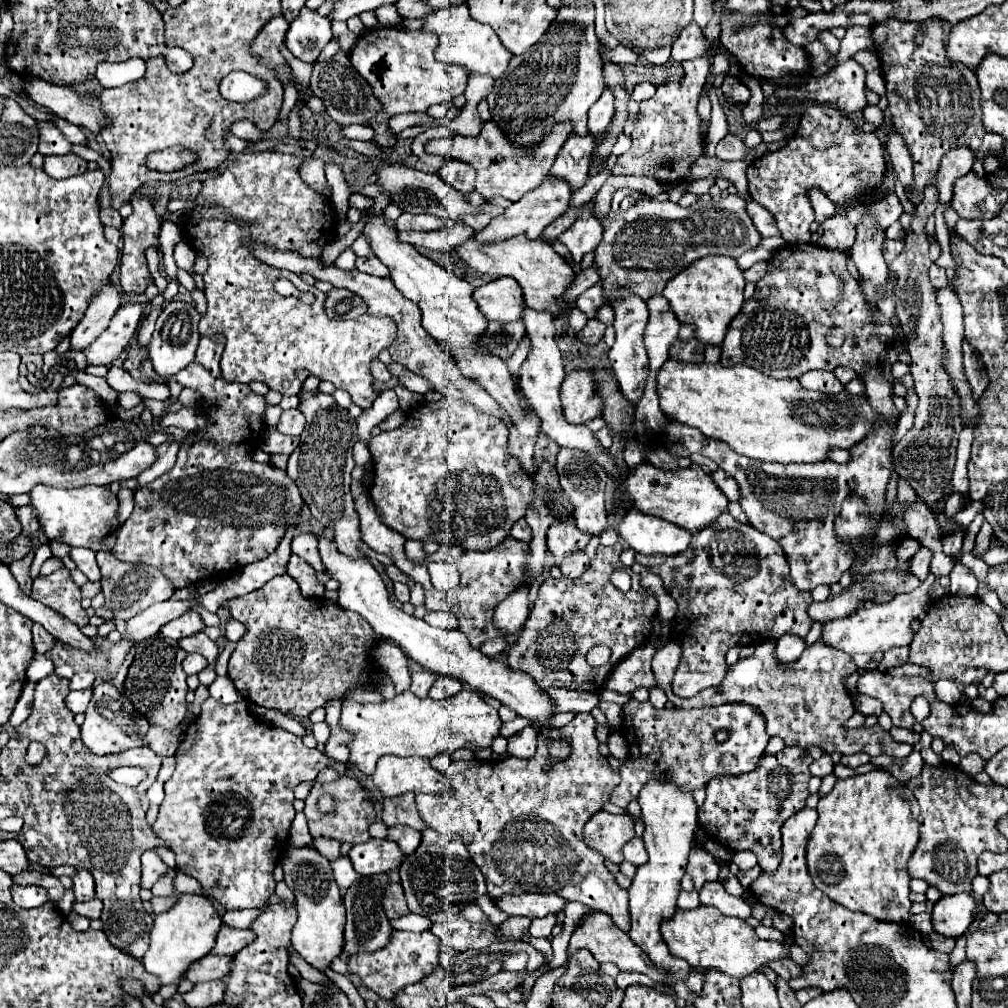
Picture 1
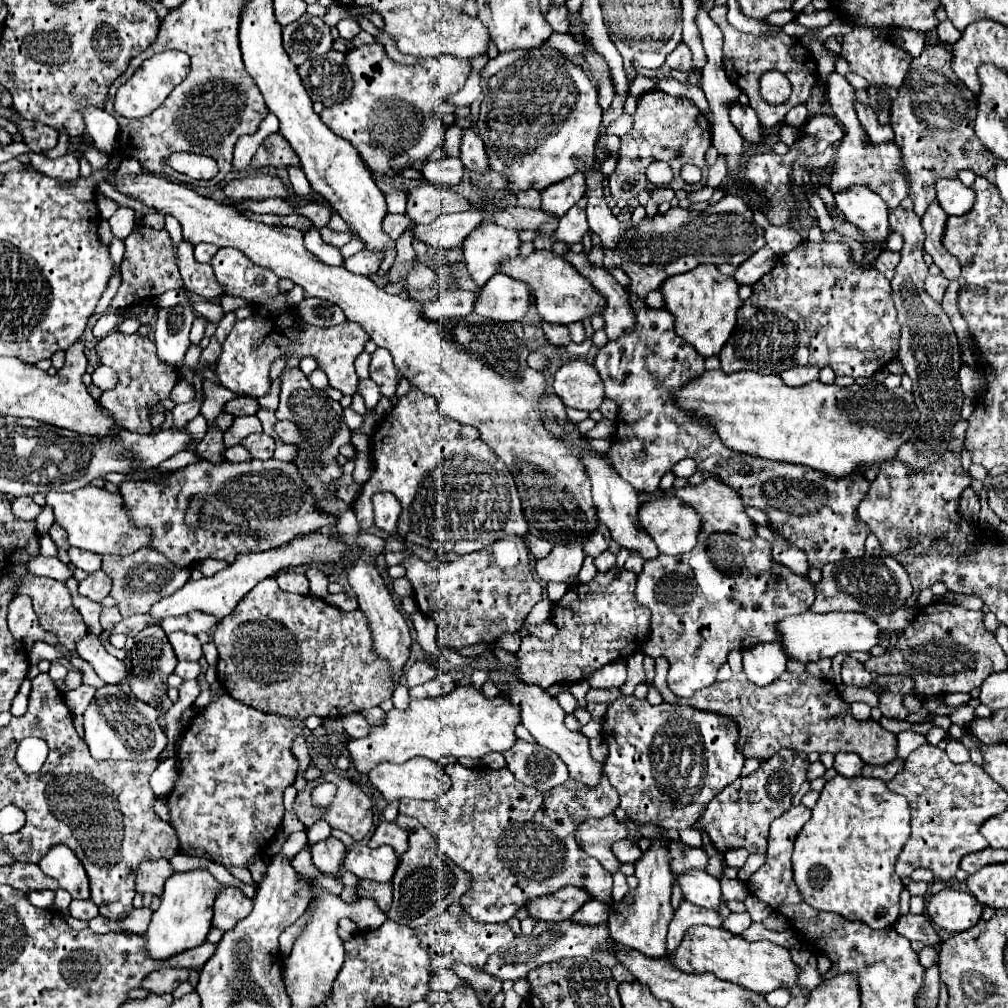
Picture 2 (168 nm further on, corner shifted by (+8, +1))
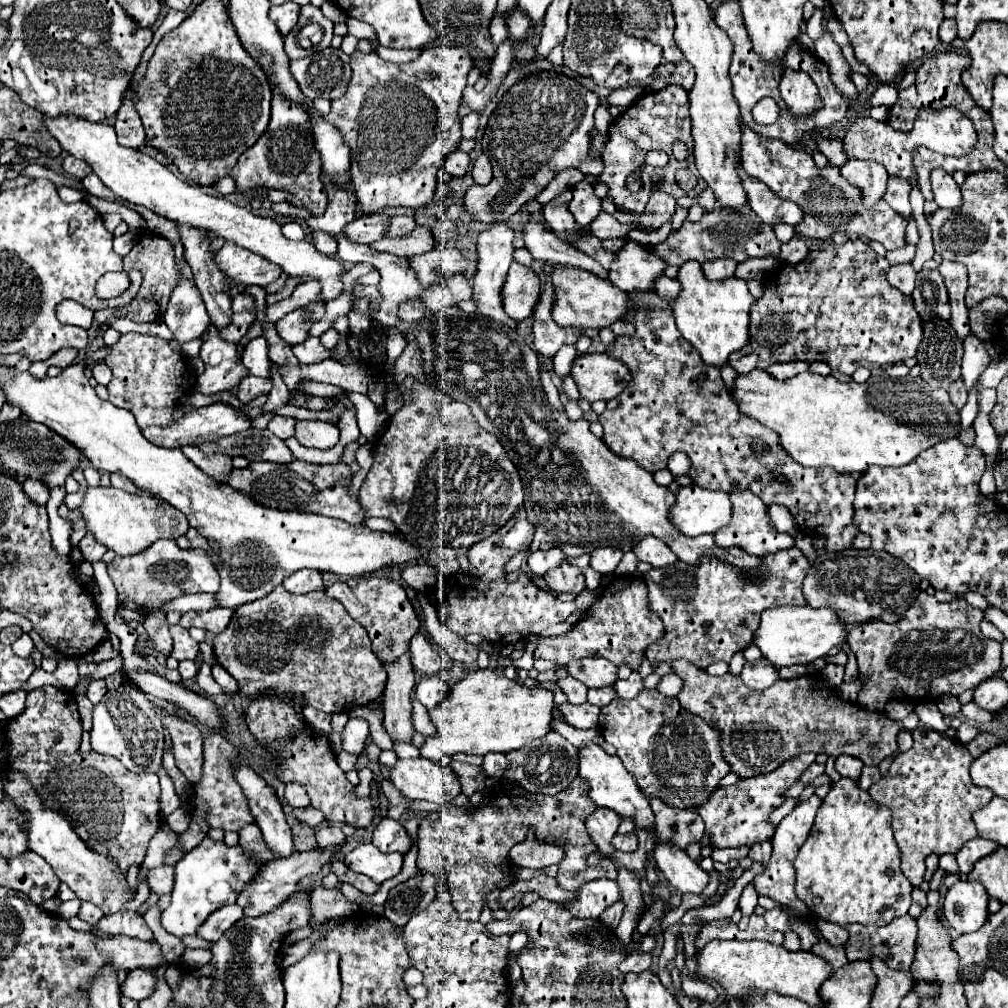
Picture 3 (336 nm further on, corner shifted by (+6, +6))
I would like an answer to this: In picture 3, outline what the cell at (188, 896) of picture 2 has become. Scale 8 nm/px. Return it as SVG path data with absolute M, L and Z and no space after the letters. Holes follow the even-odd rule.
M205 837L201 845L187 851L177 863L171 905L161 913L161 925L175 937L195 935L197 927L201 927L213 911L237 901L239 893L259 873L261 865L263 863L253 859L249 851L243 851L241 845L229 847L225 841L213 841Z

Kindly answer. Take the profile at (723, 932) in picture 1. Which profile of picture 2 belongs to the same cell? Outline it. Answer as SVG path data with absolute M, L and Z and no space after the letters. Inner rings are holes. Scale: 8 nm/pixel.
M691 926L685 932L679 948L669 954L669 960L683 972L713 972L721 980L729 980L749 990L759 990L761 994L767 994L781 986L789 986L793 996L809 994L797 988L797 966L793 964L787 948L781 948L773 942L747 942L743 936L731 934L721 926Z

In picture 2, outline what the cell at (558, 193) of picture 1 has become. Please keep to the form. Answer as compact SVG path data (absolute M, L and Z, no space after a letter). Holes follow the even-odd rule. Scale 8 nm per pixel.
M481 222L463 242L467 270L477 286L481 288L497 272L497 264L503 256L517 256L519 246L519 230Z

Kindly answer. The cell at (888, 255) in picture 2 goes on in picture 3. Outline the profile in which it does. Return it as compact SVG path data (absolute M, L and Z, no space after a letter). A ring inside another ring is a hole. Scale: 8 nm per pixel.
M897 265L891 267L887 273L889 283L899 289L903 295L911 295L915 289L915 271L911 265Z

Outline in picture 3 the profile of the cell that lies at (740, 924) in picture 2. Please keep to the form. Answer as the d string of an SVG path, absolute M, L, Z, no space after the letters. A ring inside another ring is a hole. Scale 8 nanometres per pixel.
M749 883L749 885L743 889L743 895L741 895L741 899L739 899L739 907L741 907L743 915L753 915L753 909L755 909L755 905L757 905L757 899L759 899L759 895L757 895L755 887Z

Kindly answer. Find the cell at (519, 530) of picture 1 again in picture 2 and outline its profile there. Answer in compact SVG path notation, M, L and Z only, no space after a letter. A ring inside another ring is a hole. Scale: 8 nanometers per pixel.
M527 532L523 538L525 538L525 542L527 542L529 552L535 556L535 560L539 560L539 556L545 556L545 554L549 552L551 542L547 542L545 538L539 538L539 536L531 534L531 532Z

